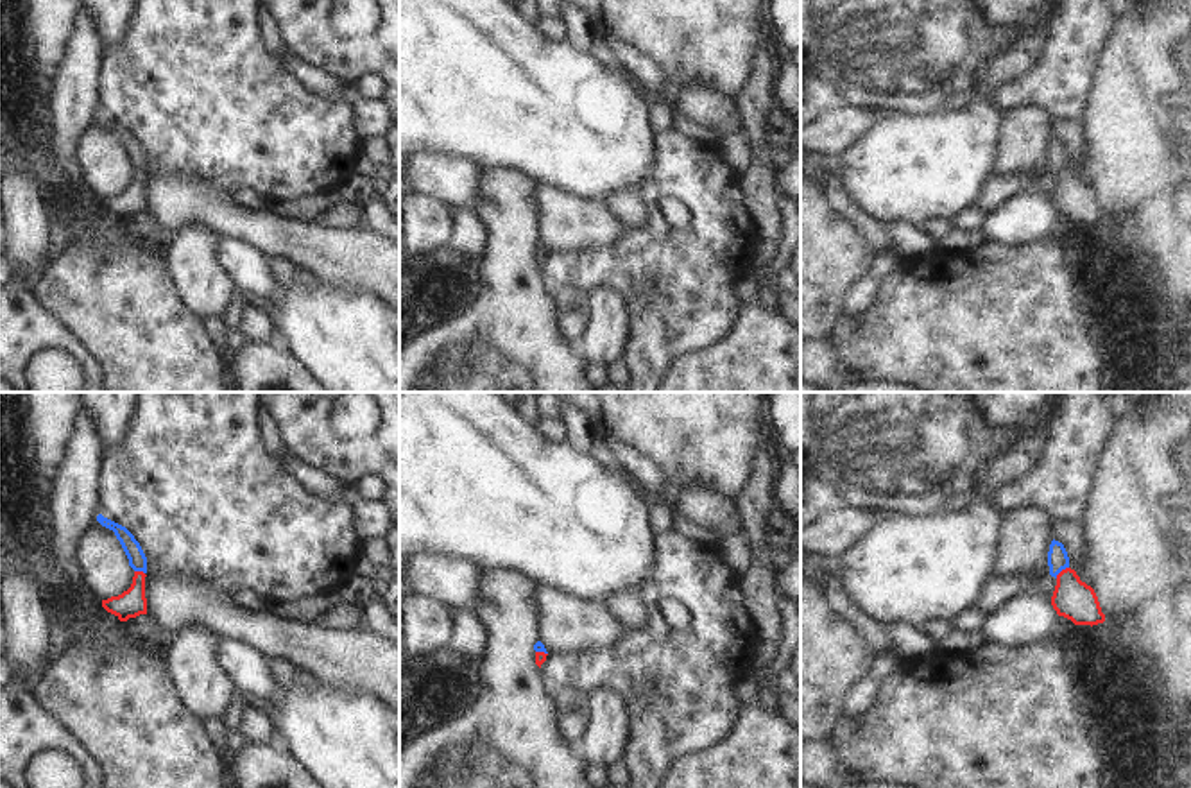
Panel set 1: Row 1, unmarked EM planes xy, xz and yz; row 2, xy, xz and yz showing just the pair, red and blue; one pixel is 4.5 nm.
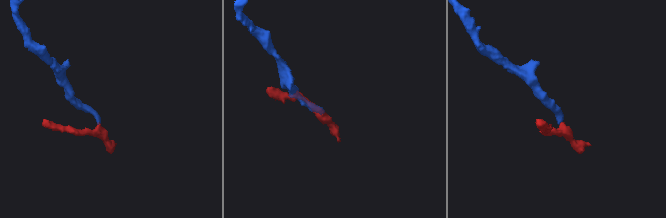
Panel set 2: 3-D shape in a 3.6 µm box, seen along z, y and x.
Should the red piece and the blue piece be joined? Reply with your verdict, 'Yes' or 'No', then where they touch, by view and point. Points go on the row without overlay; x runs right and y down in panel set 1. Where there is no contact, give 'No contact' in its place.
Yes. Touches red at yz (1061, 171)

